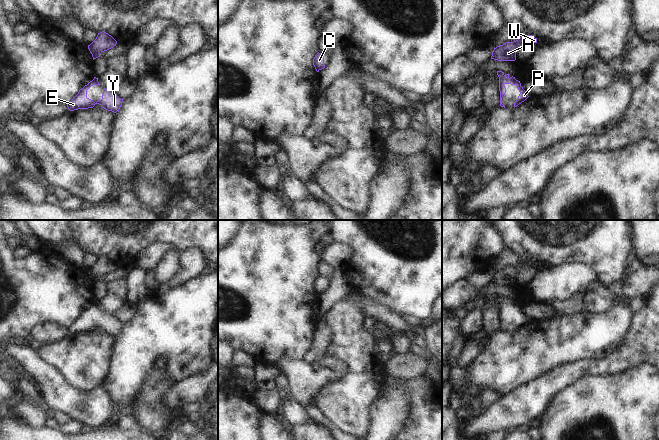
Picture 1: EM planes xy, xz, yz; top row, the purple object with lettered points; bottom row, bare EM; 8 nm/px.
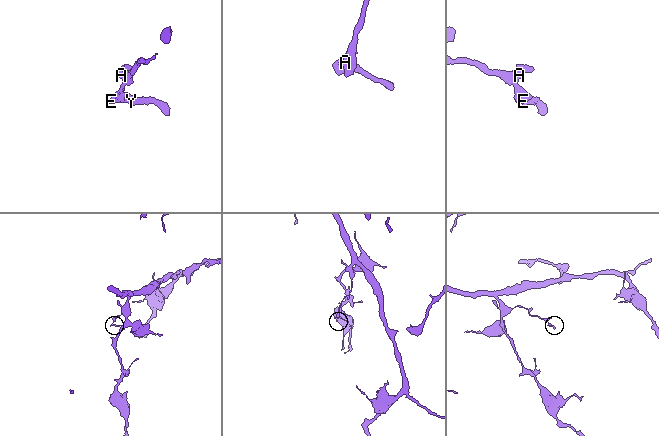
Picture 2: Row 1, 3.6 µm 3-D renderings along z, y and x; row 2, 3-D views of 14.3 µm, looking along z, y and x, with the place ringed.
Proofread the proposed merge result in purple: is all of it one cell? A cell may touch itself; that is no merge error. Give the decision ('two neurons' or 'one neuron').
one neuron

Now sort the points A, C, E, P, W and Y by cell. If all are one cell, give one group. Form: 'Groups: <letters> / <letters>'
Groups: A C E P W Y.

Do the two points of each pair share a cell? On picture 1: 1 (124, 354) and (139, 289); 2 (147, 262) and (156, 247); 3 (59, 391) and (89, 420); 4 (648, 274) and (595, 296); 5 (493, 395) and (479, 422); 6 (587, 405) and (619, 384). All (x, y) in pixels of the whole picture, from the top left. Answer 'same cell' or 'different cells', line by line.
1: different cells
2: same cell
3: same cell
4: same cell
5: different cells
6: same cell

